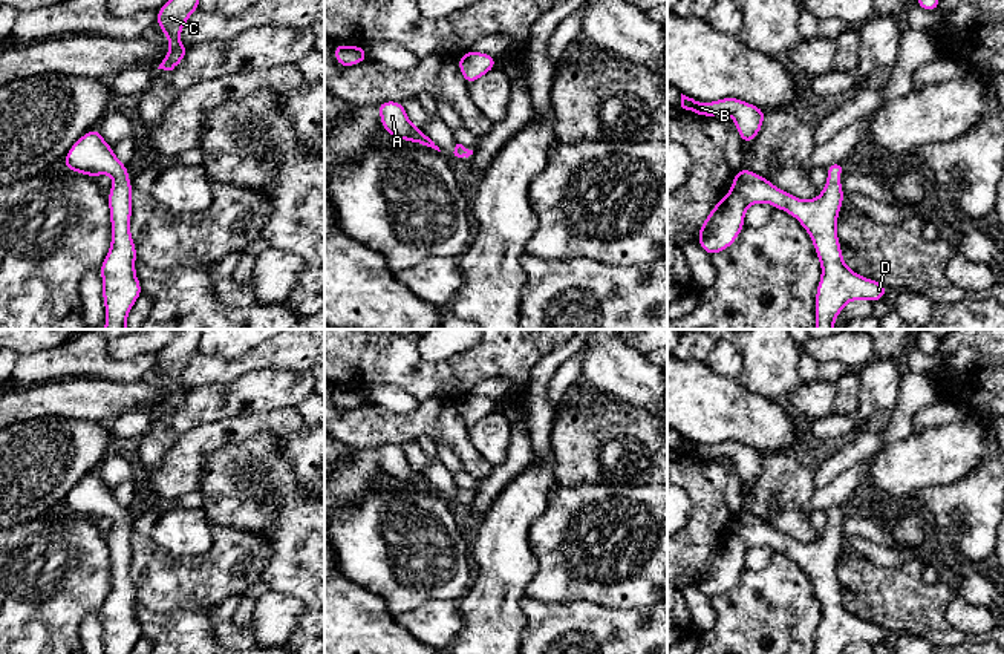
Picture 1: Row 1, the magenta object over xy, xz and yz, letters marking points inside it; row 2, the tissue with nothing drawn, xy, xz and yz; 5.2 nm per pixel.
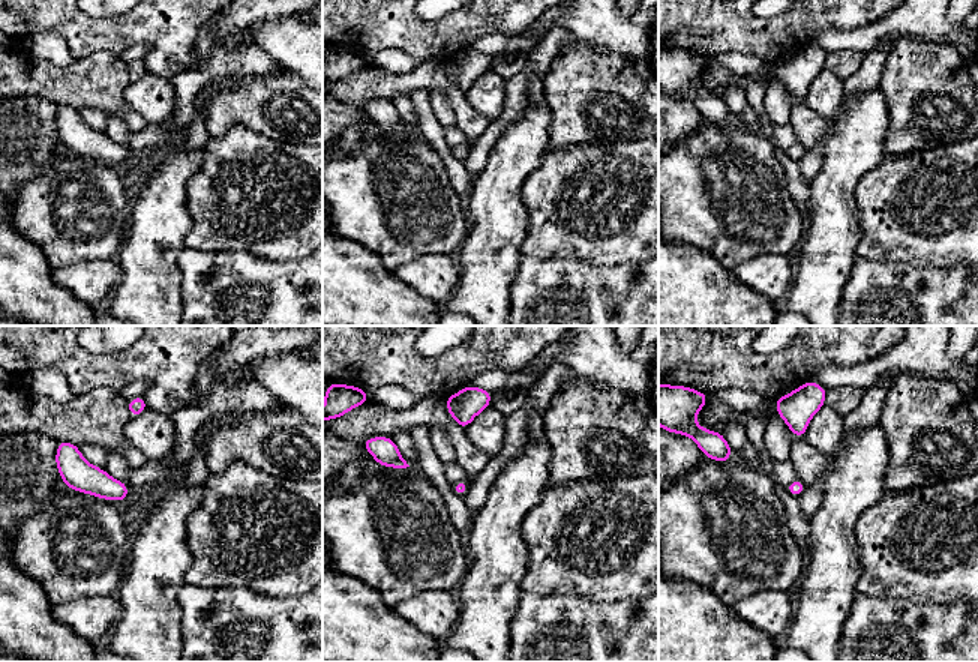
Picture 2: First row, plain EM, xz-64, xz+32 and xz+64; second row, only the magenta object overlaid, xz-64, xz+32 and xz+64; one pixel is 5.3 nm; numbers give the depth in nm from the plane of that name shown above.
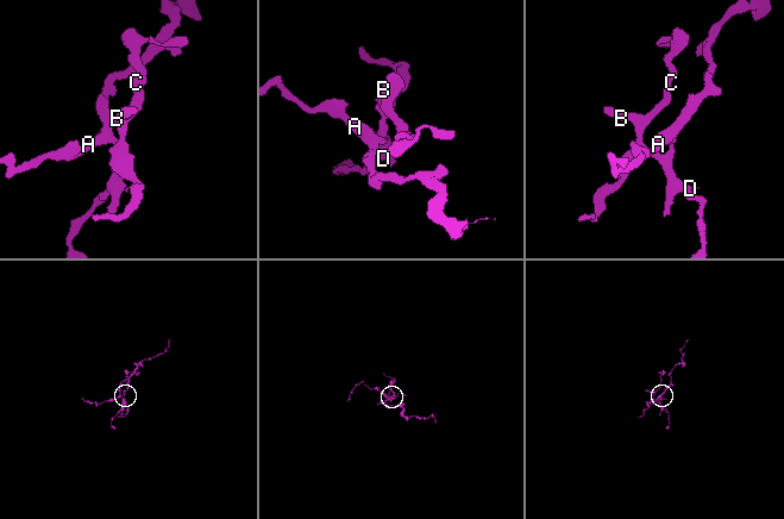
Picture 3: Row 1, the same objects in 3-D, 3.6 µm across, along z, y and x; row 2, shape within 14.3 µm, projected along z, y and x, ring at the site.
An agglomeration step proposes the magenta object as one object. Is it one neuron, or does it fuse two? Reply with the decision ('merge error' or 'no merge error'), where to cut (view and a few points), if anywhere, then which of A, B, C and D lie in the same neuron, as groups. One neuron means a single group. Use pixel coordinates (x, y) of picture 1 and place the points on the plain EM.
no merge error; no cut; A B C D

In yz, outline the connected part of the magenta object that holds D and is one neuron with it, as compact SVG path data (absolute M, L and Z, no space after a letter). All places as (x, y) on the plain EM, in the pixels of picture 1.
M846 507L826 508L828 522L823 535L811 544L802 544L768 522L747 512L735 516L730 535L712 551L699 570L698 587L713 599L727 593L745 570L745 553L751 547L768 545L796 561L808 574L822 610L822 620L816 634L816 654L842 654L852 643L885 642L888 631L868 620L862 620L843 607L837 582L837 559L845 542L839 518Z

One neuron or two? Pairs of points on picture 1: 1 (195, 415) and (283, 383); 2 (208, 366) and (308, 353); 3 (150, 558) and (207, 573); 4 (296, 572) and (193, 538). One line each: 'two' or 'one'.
1: one
2: one
3: one
4: two

